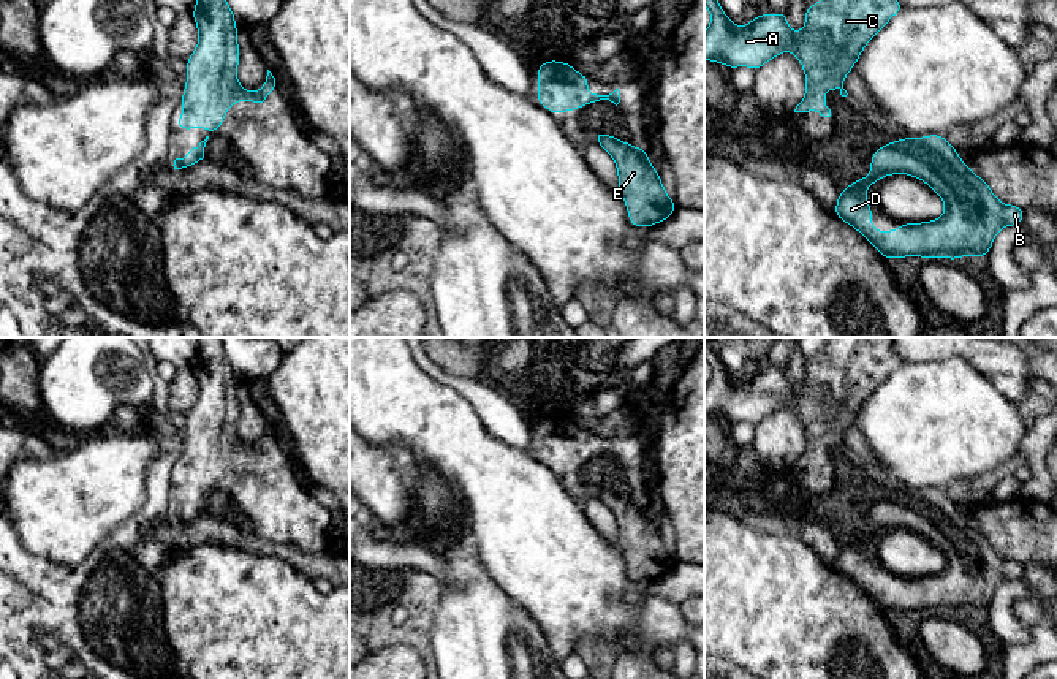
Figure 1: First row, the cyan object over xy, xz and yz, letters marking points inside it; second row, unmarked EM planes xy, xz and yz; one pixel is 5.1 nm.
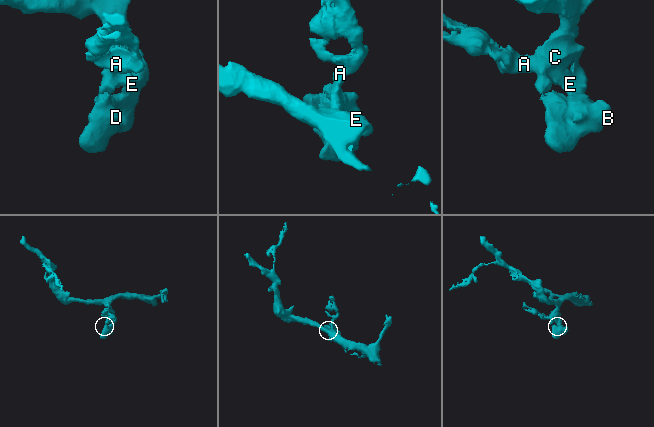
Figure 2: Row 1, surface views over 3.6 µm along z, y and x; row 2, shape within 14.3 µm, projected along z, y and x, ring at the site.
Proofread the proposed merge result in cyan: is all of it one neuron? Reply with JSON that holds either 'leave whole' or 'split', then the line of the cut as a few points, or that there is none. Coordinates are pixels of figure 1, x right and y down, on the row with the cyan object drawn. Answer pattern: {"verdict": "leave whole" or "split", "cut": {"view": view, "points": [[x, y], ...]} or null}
{"verdict": "leave whole", "cut": null}

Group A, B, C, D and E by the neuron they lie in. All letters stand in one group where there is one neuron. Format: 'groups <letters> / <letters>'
groups A B C D E

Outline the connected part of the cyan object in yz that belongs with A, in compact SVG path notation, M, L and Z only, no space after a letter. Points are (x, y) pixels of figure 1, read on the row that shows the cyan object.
M704 0L710 11L710 25L704 33L704 60L728 68L760 70L785 51L791 51L805 73L805 97L794 112L812 108L831 117L824 104L824 90L839 89L847 97L843 78L854 70L856 60L888 21L904 5L899 0L820 0L805 6L805 27L793 32L786 11L755 14L745 27L737 27L722 9L718 0Z

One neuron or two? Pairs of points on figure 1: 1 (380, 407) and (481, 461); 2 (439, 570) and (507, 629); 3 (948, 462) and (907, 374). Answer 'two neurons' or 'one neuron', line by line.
1: one neuron
2: two neurons
3: one neuron

